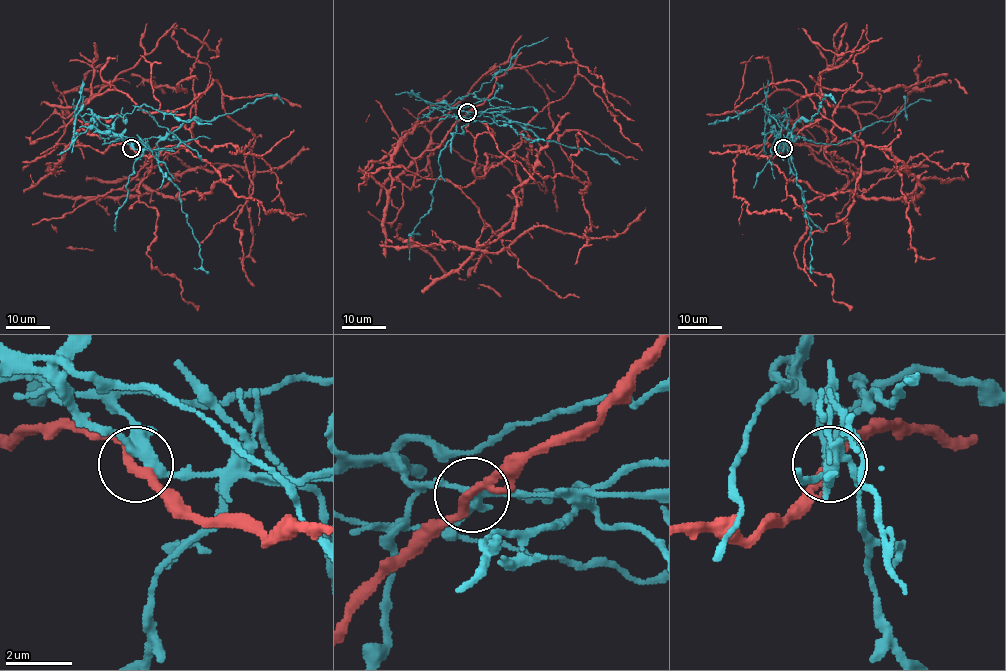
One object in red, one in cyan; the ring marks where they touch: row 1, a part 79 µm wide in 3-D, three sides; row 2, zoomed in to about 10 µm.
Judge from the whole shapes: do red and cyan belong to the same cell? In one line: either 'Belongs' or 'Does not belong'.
Does not belong

